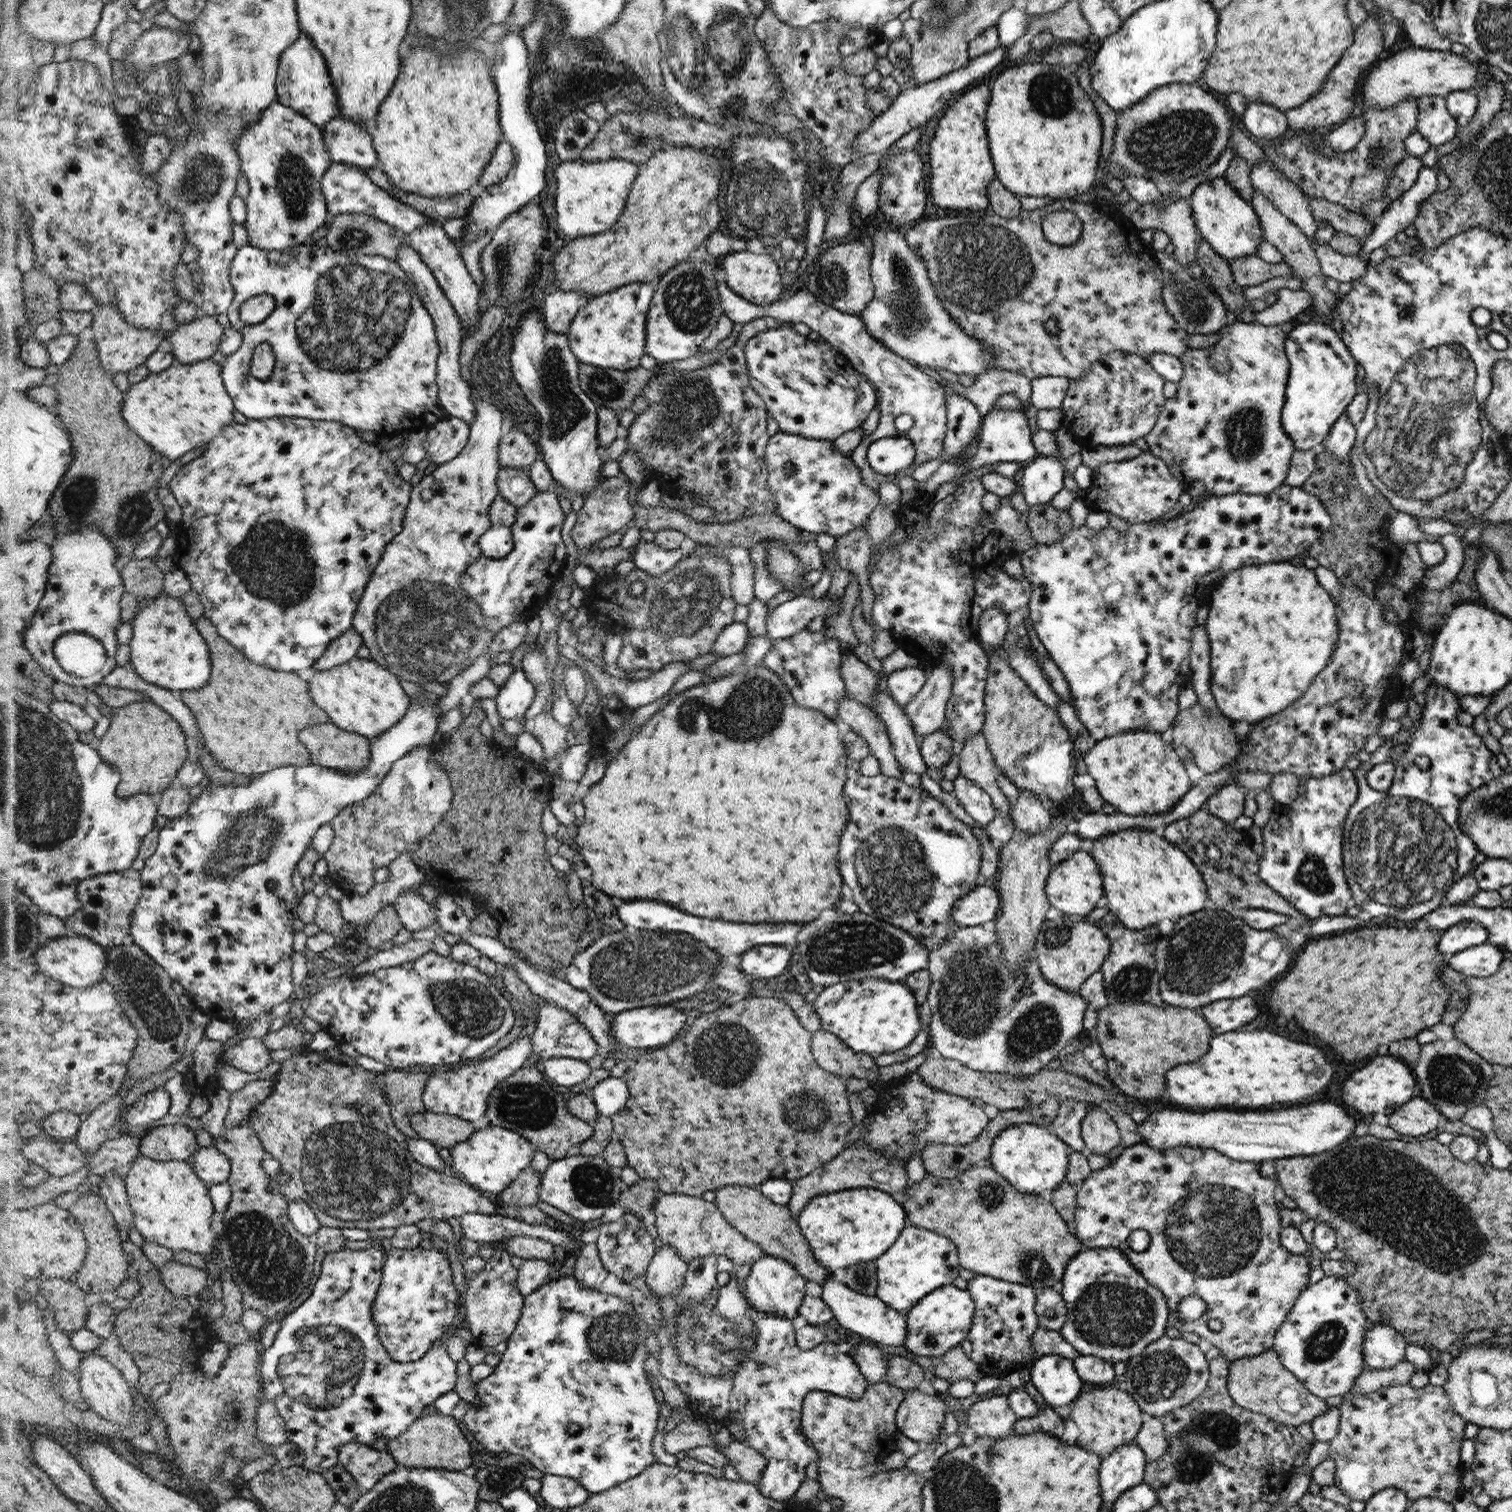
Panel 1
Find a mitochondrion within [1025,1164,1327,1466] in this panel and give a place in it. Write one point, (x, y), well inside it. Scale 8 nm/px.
(1212, 1232)

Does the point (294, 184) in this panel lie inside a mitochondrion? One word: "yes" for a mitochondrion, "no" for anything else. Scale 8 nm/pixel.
yes

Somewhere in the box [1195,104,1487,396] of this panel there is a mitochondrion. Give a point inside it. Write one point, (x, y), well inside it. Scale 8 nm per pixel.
(1378, 152)

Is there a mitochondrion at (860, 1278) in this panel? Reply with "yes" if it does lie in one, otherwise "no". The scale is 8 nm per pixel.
yes

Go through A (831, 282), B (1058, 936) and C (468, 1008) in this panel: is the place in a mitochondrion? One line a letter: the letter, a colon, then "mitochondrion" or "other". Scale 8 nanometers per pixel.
A: mitochondrion
B: mitochondrion
C: mitochondrion

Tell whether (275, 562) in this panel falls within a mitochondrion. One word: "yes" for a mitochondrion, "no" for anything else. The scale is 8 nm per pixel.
yes

